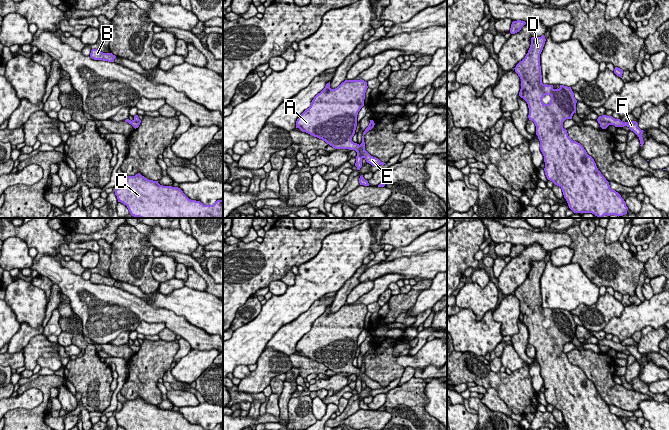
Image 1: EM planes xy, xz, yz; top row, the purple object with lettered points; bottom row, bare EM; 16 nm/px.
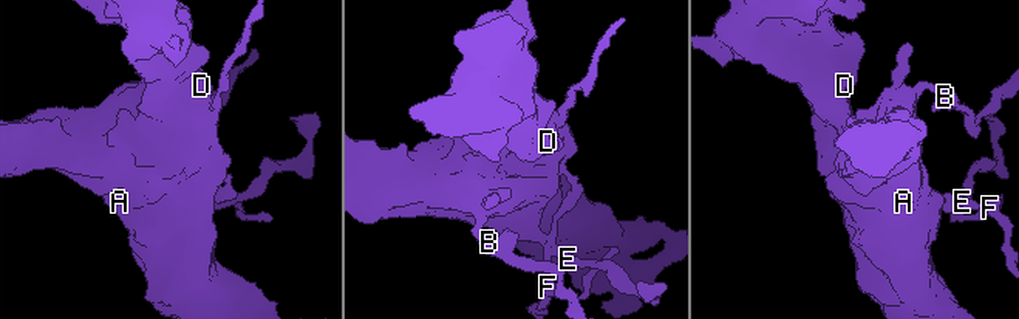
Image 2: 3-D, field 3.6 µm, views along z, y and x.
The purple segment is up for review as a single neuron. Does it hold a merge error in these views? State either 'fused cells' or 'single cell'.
fused cells

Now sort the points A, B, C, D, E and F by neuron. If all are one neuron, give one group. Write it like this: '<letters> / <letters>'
A B C D E / F

